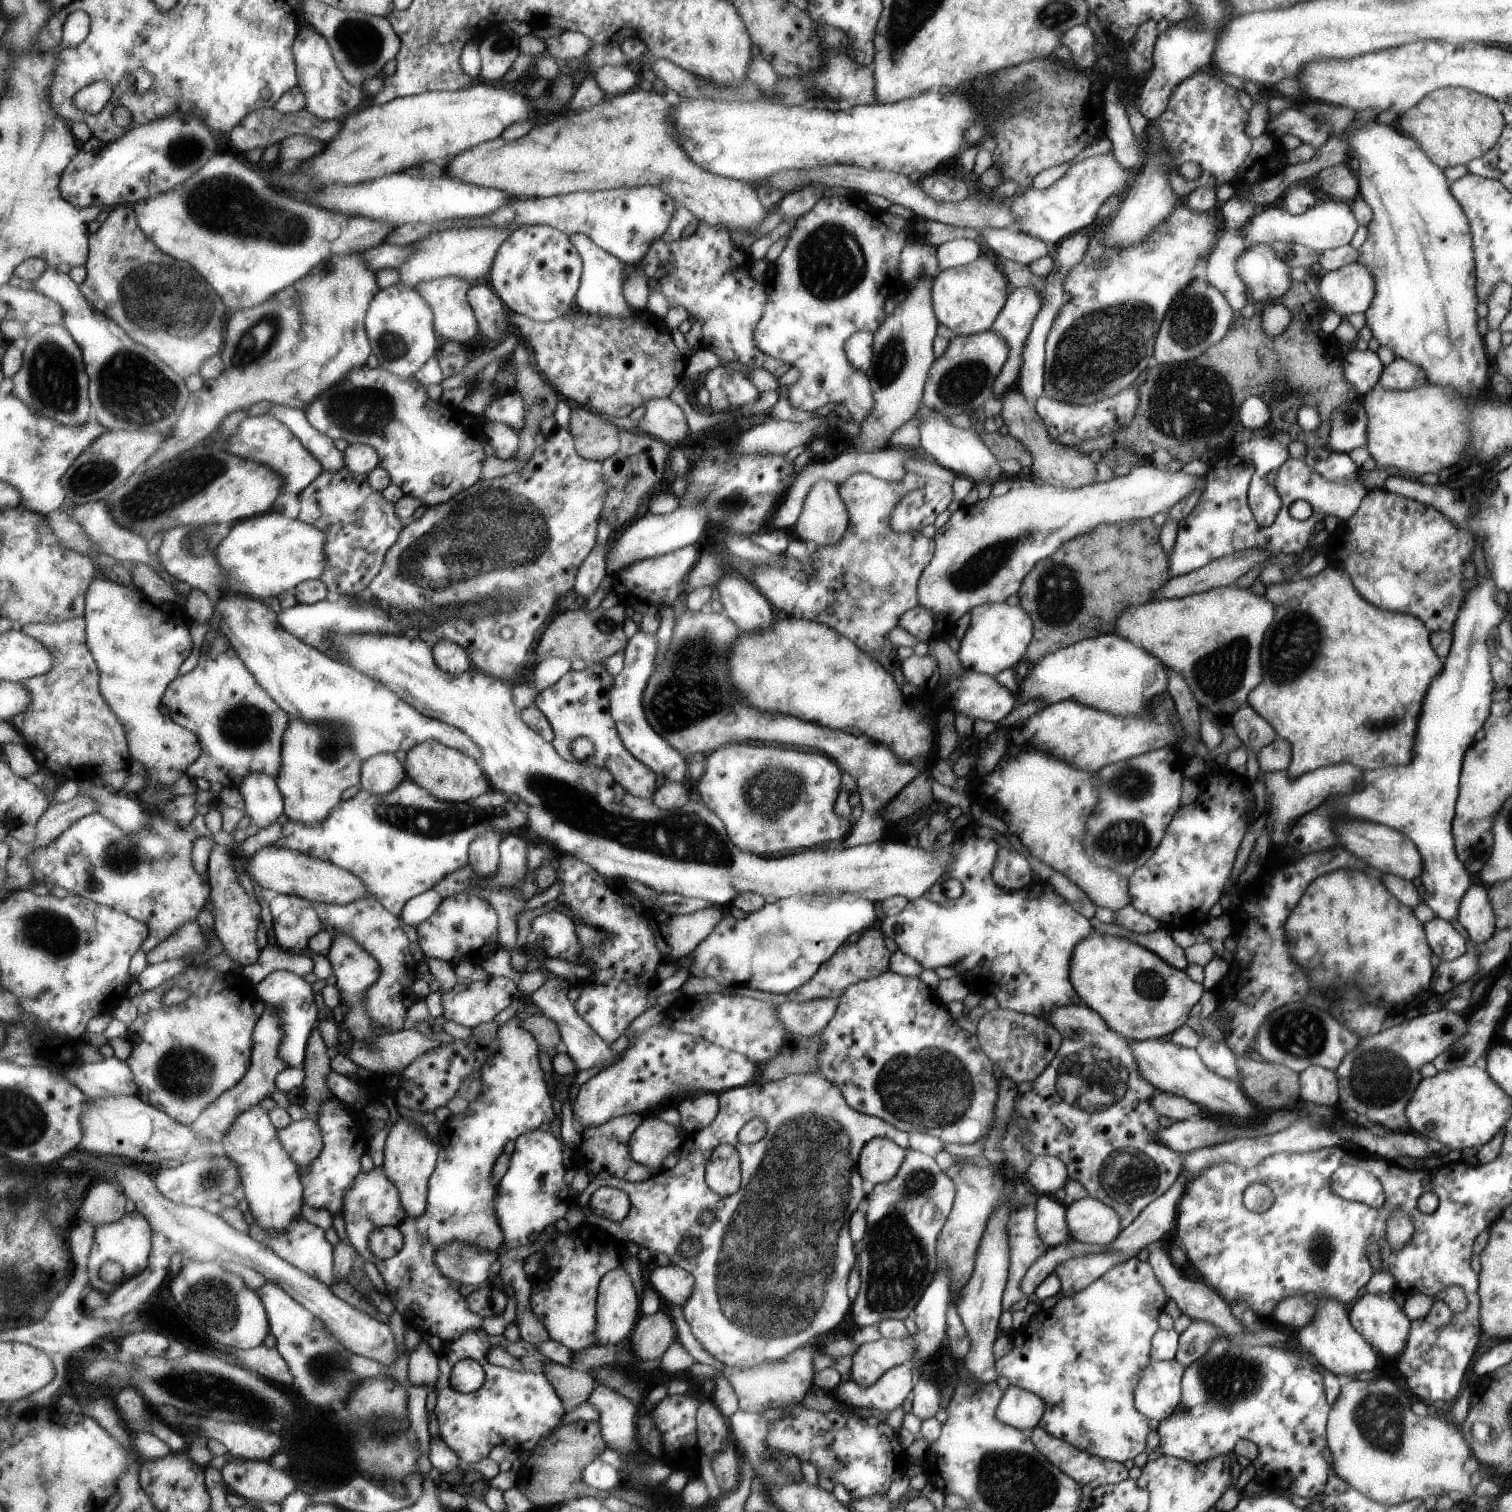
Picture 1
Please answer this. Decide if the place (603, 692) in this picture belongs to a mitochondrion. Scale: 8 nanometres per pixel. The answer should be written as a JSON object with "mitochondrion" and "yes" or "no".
{"mitochondrion":"no"}

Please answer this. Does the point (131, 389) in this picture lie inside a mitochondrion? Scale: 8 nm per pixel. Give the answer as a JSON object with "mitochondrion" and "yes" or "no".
{"mitochondrion":"yes"}

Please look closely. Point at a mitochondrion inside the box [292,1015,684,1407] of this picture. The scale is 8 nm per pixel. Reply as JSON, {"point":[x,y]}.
{"point":[326,1368]}

